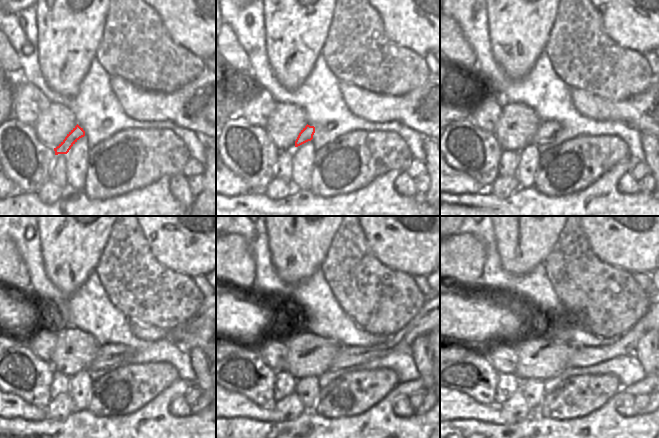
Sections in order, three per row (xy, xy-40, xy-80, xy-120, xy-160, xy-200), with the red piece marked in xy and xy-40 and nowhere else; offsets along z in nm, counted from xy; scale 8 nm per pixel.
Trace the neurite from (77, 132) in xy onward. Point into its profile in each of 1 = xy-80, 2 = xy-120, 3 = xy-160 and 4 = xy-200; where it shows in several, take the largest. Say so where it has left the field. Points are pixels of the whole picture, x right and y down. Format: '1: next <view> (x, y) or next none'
1: next xy-80 (546, 131)
2: next xy-120 (110, 356)
3: next xy-160 (347, 356)
4: next xy-200 (624, 344)

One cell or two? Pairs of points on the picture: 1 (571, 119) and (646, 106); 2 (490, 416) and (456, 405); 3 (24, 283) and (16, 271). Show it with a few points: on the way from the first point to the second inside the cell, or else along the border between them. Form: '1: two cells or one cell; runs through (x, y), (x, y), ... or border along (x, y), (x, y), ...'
1: two cells; border along (570, 98), (573, 106), (582, 115), (608, 120)
2: one cell; runs through (482, 413), (464, 408)
3: one cell; runs through (21, 280), (16, 274)

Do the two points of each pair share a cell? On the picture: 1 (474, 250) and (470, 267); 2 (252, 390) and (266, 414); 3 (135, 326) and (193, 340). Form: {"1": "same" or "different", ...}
{"1": "same", "2": "different", "3": "same"}

